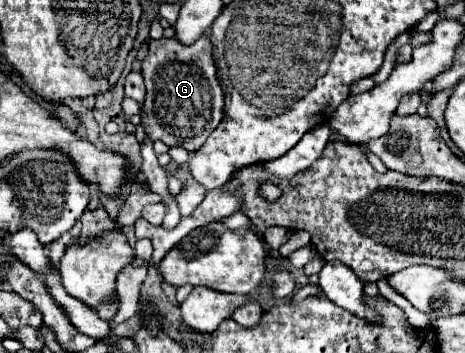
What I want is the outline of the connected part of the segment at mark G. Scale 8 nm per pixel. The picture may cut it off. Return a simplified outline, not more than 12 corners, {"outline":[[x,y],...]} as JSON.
{"outline":[[209,38],[149,40],[141,122],[199,150],[225,96]]}

